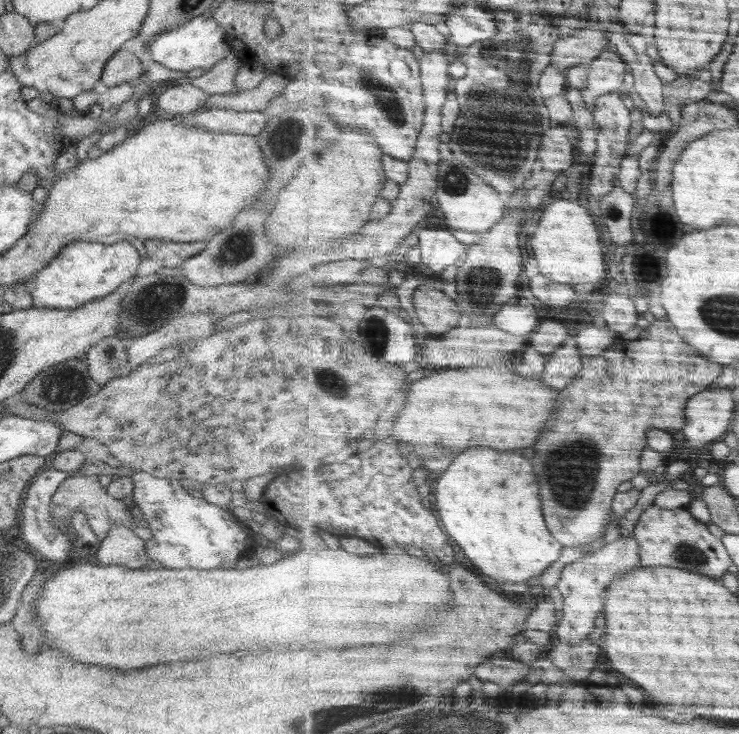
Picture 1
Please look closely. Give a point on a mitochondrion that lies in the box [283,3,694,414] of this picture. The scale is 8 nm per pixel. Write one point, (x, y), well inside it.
(499, 142)

